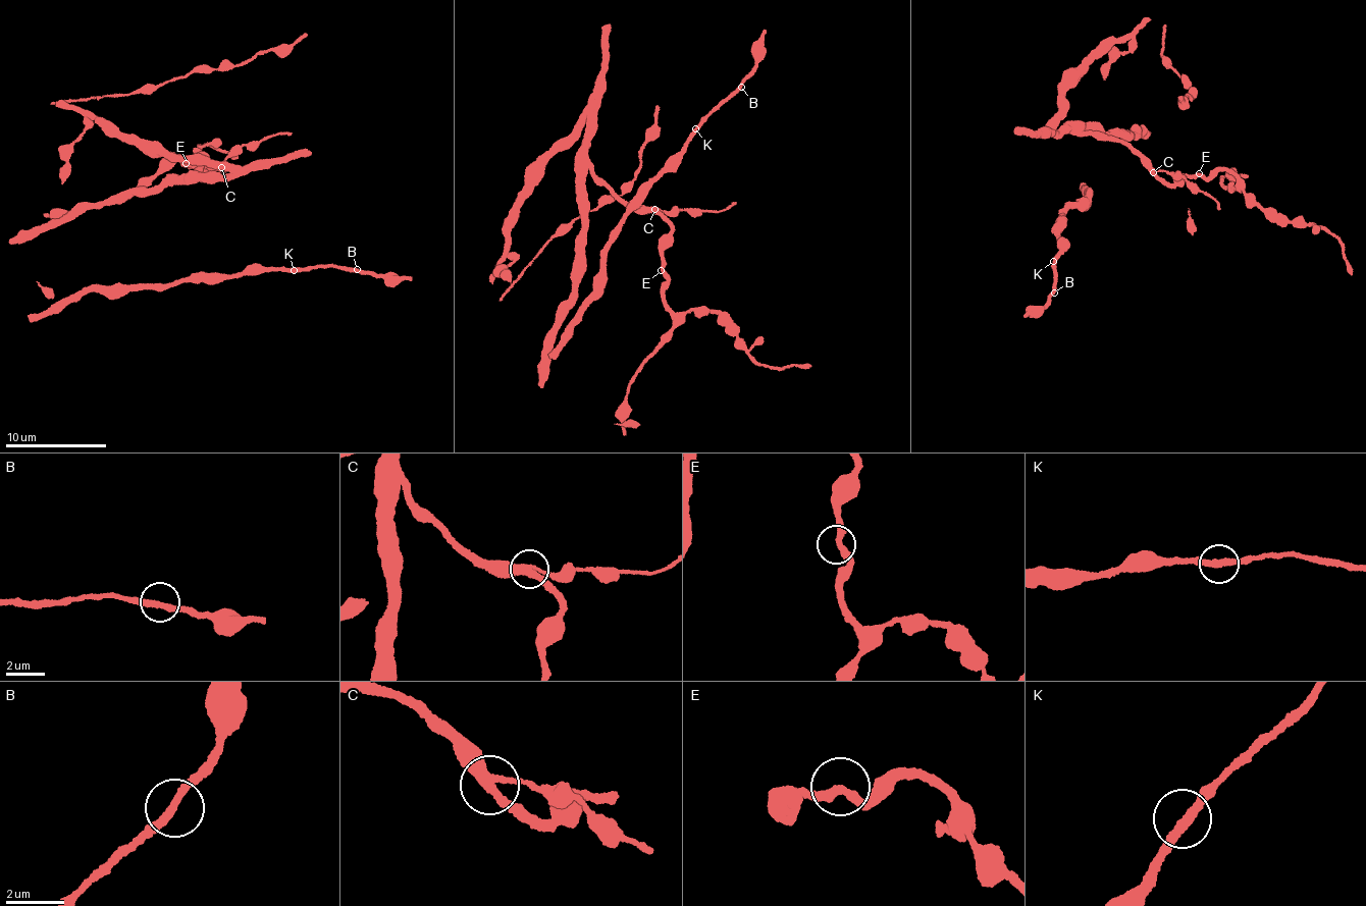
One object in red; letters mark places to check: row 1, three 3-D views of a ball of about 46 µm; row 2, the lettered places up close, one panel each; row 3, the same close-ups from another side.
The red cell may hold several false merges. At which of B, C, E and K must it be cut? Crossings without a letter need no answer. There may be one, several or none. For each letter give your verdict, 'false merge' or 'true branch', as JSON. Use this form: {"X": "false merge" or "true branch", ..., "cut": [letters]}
{"B": "true branch", "C": "true branch", "E": "true branch", "K": "true branch", "cut": []}

